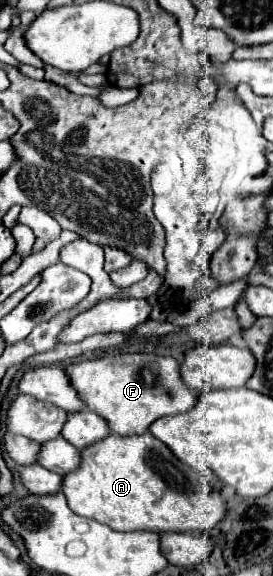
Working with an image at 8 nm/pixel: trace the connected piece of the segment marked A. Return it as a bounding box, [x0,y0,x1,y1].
[63,435,225,531]

